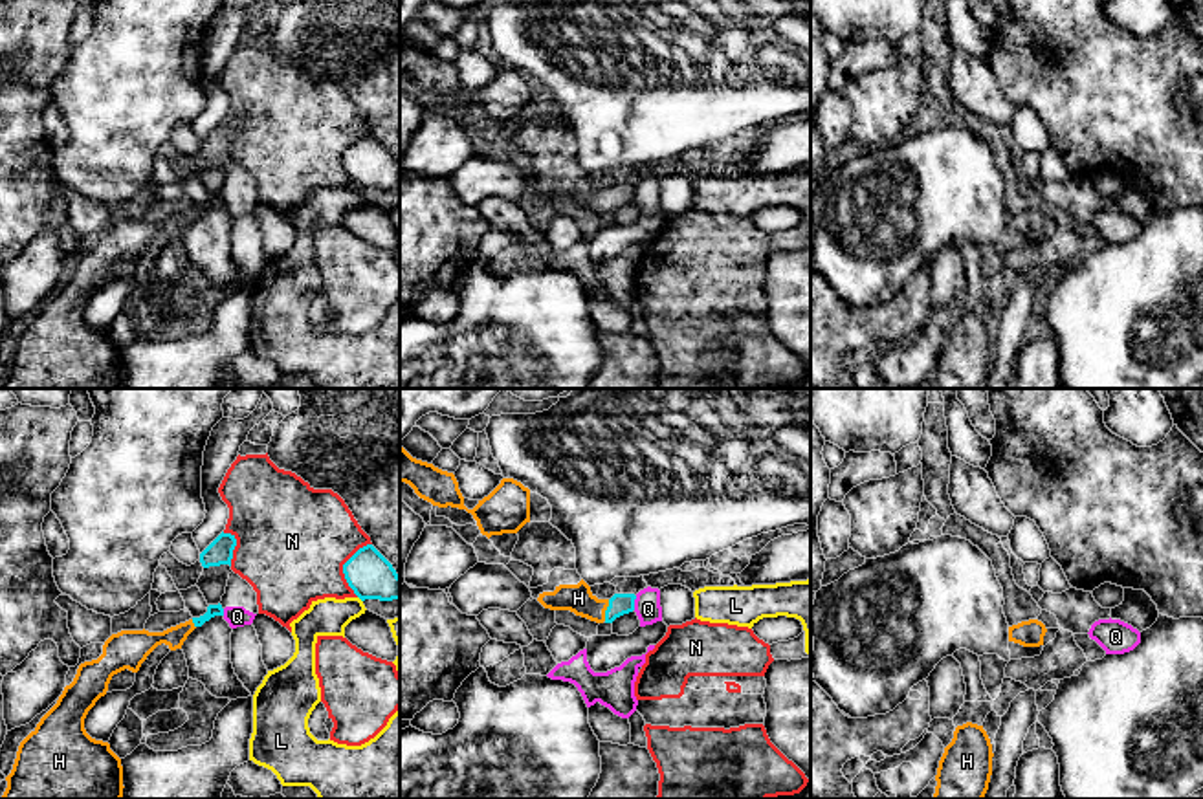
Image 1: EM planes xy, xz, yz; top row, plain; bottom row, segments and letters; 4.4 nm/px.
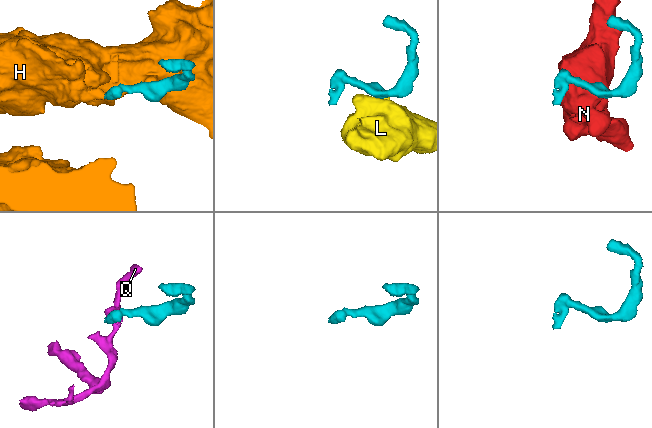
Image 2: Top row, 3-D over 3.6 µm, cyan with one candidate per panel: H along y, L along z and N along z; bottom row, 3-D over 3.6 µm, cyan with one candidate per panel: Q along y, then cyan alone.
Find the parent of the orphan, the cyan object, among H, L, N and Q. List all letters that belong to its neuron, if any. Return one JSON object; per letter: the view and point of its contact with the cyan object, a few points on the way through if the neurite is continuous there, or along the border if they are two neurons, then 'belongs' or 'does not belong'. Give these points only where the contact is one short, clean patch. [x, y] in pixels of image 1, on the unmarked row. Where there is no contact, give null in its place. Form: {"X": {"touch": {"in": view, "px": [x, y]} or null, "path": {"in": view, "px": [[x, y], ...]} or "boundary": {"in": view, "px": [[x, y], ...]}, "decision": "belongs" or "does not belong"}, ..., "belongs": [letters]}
{"H": {"touch": {"in": "xz", "px": [606, 200]}, "path": {"in": "xz", "px": [[620, 193], [606, 200], [596, 200], [578, 187]]}, "decision": "belongs"}, "L": {"touch": {"in": "xy", "px": [360, 187]}, "boundary": {"in": "xy", "px": [[358, 186], [362, 191]]}, "decision": "does not belong"}, "N": {"touch": {"in": "xy", "px": [343, 156]}, "decision": "does not belong"}, "Q": {"touch": {"in": "xz", "px": [633, 193]}, "decision": "does not belong"}, "belongs": ["H"]}

